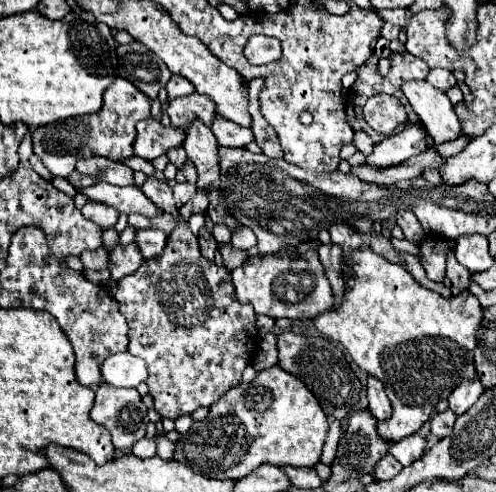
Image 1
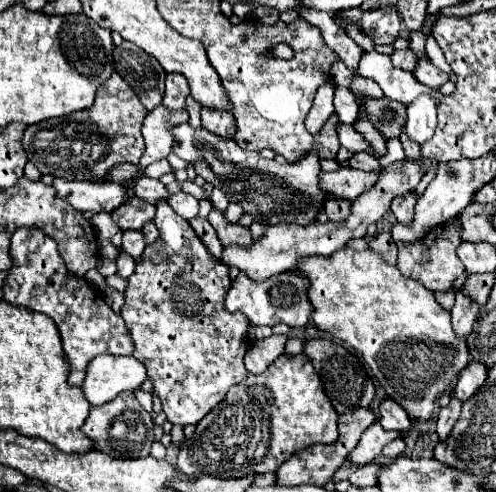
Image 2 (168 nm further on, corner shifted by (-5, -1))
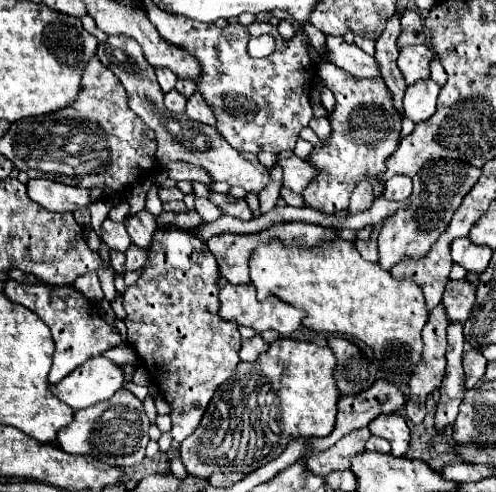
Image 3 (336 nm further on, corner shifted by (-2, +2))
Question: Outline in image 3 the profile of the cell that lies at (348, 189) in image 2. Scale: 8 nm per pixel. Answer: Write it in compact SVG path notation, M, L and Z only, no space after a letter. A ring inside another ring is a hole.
M277 155L277 165L283 169L283 185L295 193L301 193L303 187L307 187L307 183L315 177L315 169L295 155L289 159Z

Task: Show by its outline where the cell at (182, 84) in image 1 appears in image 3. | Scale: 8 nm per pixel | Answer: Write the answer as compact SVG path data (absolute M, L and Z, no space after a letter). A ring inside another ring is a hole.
M155 69L155 75L157 75L157 83L161 85L161 89L167 93L175 87L175 81L177 81L177 75L169 69Z

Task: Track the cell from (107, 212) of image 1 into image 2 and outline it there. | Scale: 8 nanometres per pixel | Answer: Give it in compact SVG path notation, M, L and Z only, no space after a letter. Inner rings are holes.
M132 198L130 204L118 206L110 216L120 226L120 230L140 230L146 220L154 218L154 214L156 214L156 208L152 204Z

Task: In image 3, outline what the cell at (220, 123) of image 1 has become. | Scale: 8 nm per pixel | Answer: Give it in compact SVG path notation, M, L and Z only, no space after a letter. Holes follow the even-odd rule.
M195 91L189 99L187 99L187 111L189 119L199 121L199 123L207 123L207 125L215 125L215 117L213 111L209 109L209 105L205 103L203 95L199 91Z

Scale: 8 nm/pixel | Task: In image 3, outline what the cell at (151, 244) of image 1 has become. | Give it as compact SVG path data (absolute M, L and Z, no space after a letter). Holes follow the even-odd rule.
M105 219L101 225L101 241L107 243L109 249L117 249L117 251L127 251L131 245L131 239L129 239L125 225L115 223L111 219Z

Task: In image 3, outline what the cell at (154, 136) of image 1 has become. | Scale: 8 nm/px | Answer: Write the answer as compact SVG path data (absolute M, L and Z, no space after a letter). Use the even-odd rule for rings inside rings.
M175 89L165 93L165 107L169 111L173 111L173 113L183 113L185 111L185 101L187 99L179 91L175 91Z

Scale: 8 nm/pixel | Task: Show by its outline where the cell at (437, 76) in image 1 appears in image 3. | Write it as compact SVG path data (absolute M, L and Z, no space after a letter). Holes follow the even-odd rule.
M425 43L415 45L415 47L403 47L399 51L397 67L401 69L407 85L413 85L415 81L429 77L431 57L433 57L433 53L429 51L429 47Z

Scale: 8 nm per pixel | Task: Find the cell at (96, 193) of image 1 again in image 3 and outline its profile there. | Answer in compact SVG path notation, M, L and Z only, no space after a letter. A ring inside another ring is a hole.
M29 179L25 187L27 187L27 195L31 197L31 201L39 203L41 207L53 213L75 211L79 207L89 207L91 203L89 189L63 185L63 183L49 181L49 179Z

